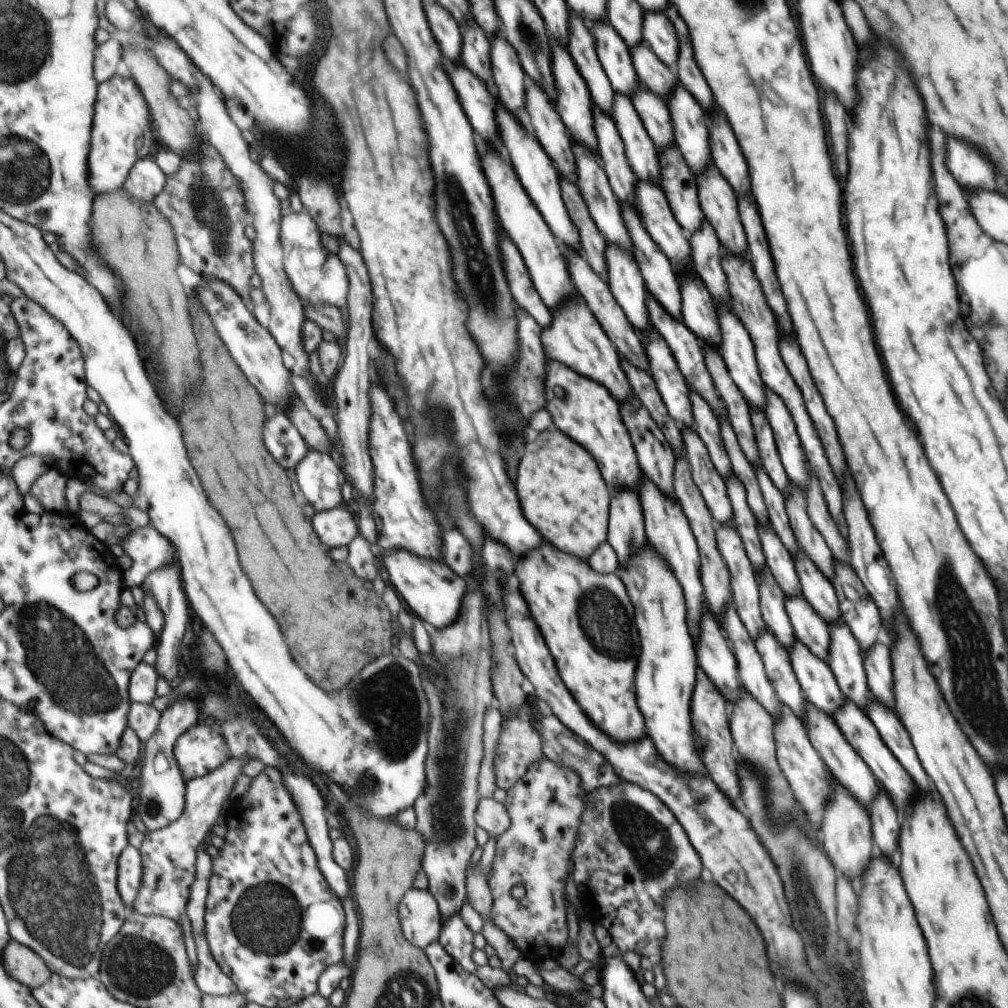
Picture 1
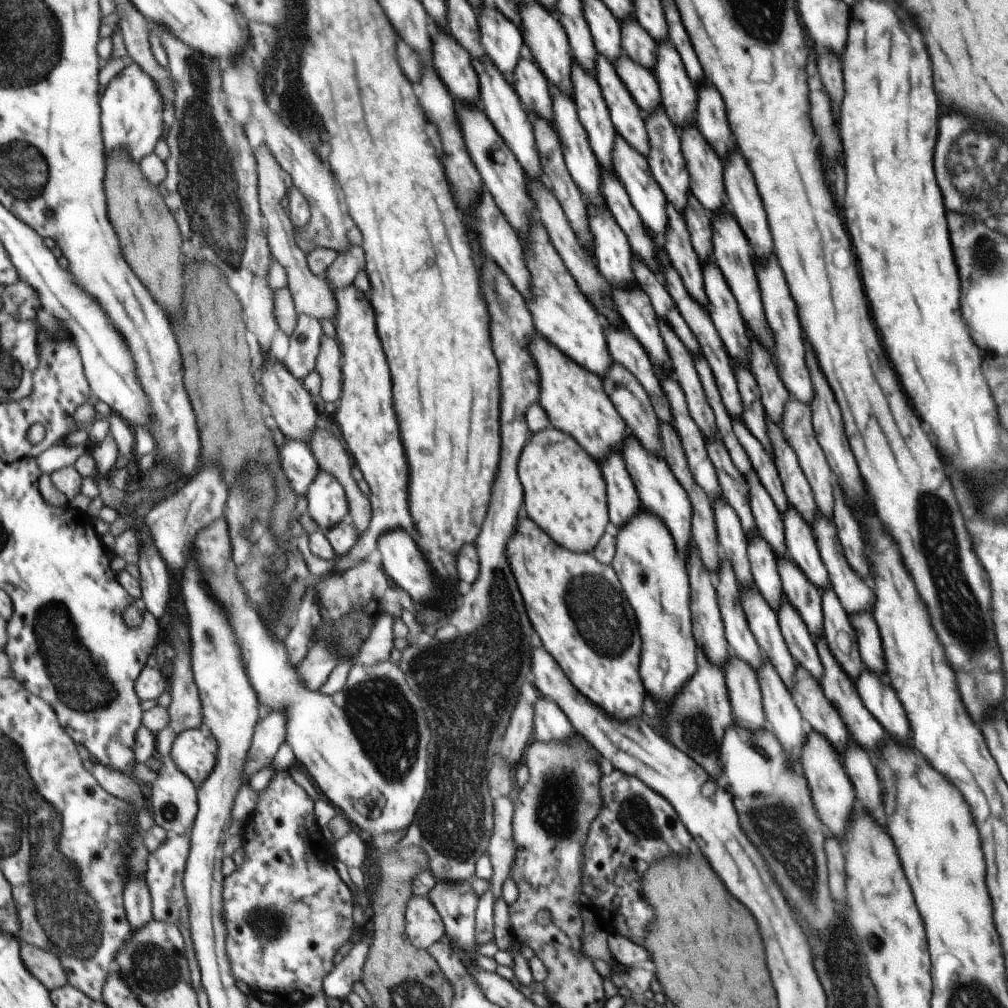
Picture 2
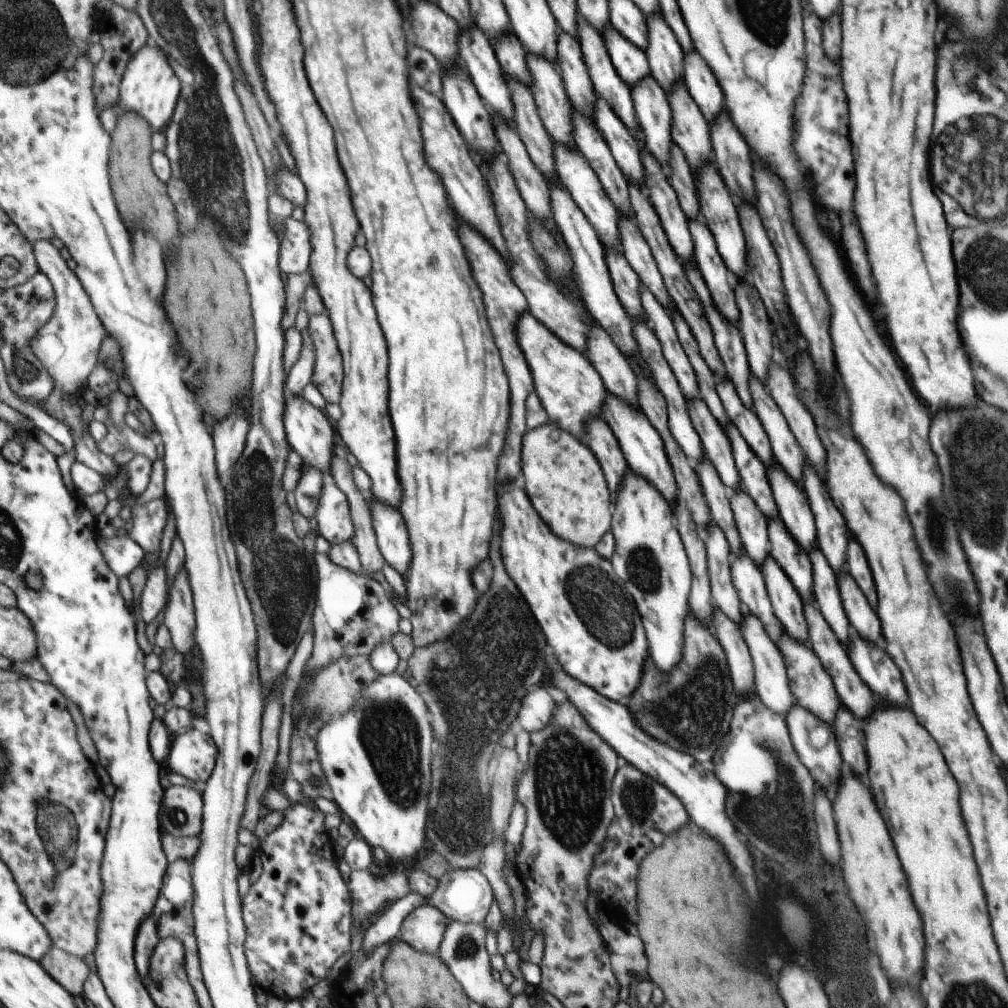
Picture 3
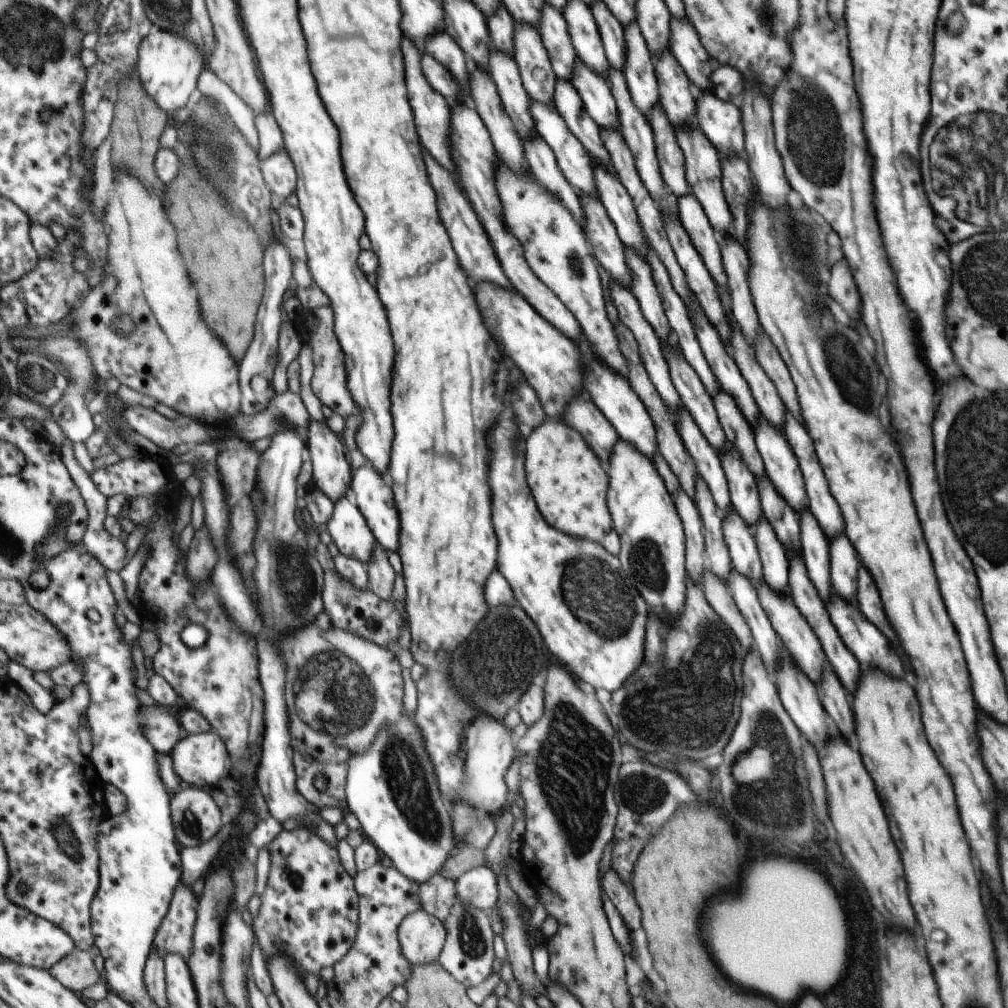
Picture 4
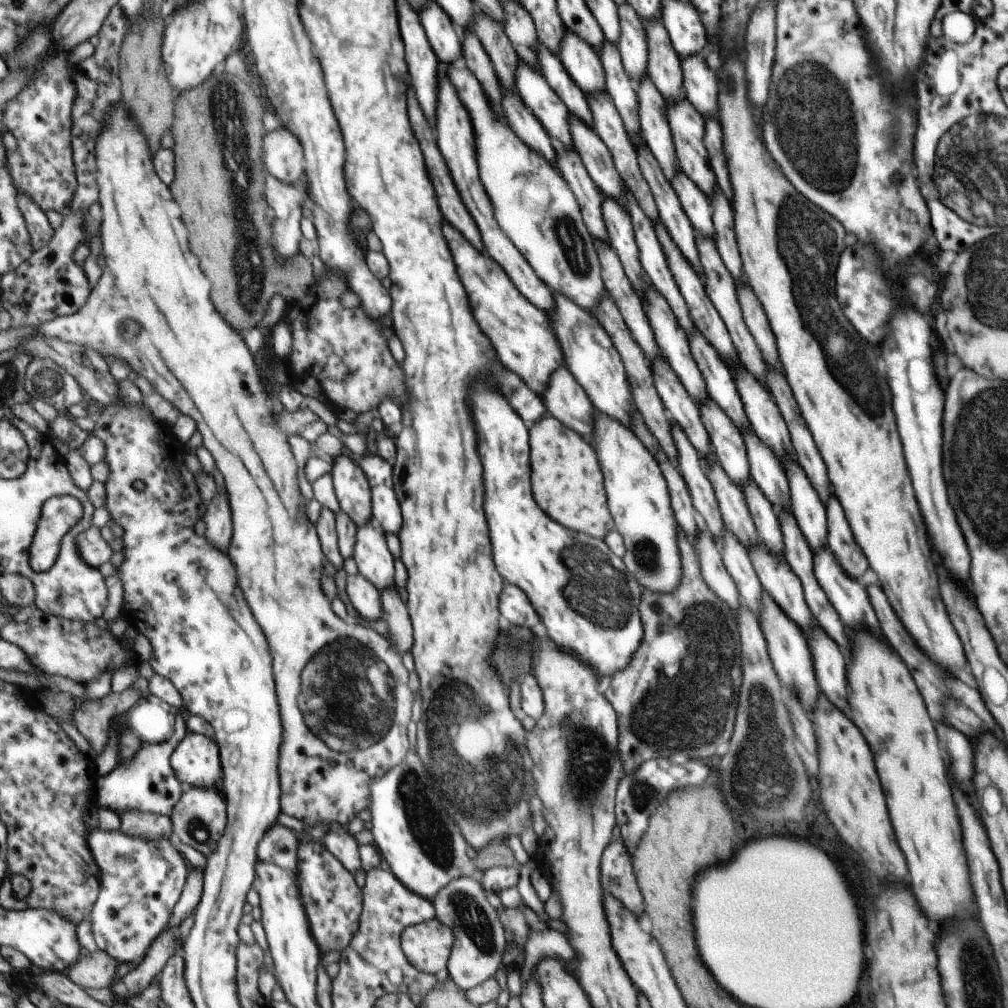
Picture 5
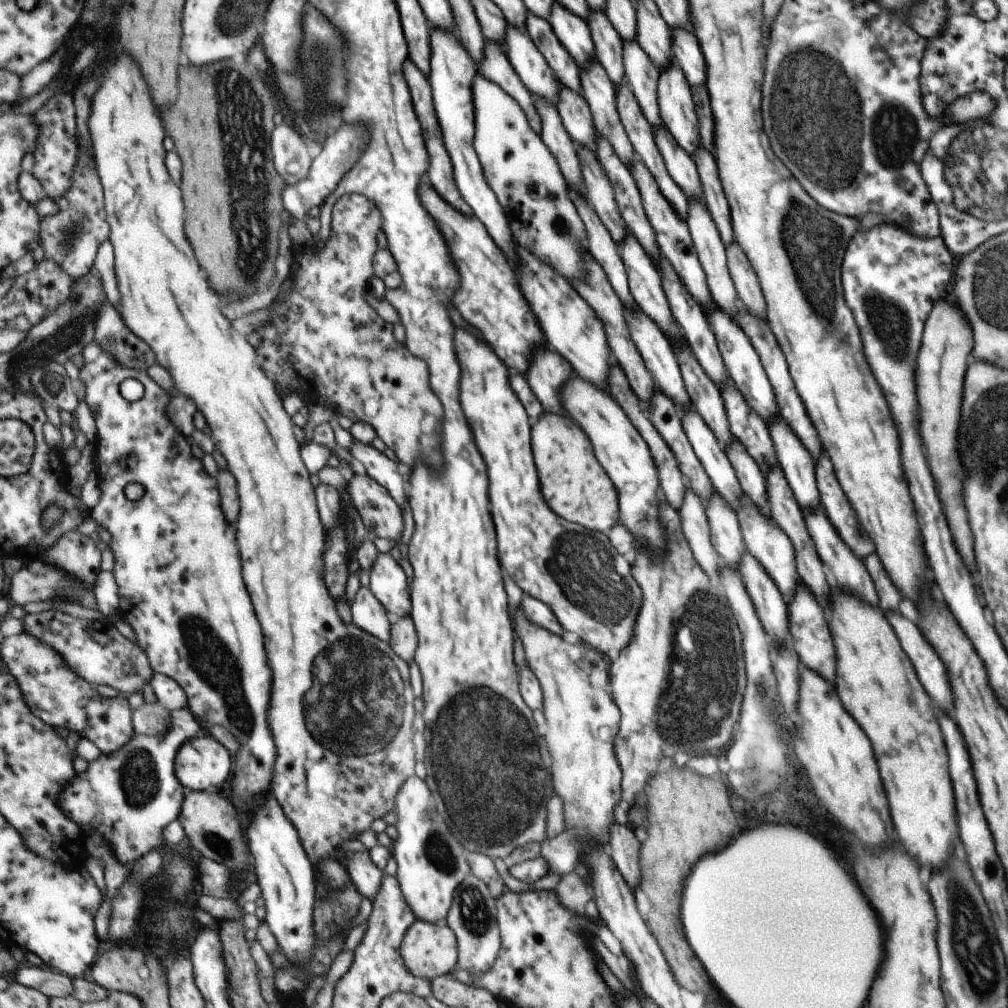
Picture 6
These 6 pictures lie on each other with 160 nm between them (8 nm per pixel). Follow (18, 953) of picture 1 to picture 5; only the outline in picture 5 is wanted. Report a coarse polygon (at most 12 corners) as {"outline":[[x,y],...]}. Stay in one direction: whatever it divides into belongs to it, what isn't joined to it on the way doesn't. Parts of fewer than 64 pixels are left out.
{"outline":[[98,948],[67,974],[83,988],[112,988],[119,964]]}

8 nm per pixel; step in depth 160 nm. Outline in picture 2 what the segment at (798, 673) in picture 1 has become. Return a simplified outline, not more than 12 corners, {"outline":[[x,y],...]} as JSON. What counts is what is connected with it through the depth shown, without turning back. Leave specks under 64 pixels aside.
{"outline":[[785,600],[776,617],[789,654],[819,682],[813,636]]}

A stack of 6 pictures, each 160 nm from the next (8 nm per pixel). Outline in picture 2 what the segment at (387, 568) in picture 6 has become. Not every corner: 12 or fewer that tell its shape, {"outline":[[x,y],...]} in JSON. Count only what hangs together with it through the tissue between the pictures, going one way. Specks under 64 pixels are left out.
{"outline":[[320,468],[308,514],[327,533],[349,520],[345,487]]}

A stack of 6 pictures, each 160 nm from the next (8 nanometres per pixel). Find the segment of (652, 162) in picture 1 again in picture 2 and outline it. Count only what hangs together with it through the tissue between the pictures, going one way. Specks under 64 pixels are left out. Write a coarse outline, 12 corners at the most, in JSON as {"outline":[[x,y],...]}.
{"outline":[[596,53],[594,79],[621,138],[646,157],[648,133],[615,67]]}

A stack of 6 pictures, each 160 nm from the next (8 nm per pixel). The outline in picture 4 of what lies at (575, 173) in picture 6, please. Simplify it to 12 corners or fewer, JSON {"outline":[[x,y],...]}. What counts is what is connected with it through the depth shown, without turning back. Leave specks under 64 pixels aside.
{"outline":[[578,194],[591,254],[629,286],[624,248],[599,197]]}

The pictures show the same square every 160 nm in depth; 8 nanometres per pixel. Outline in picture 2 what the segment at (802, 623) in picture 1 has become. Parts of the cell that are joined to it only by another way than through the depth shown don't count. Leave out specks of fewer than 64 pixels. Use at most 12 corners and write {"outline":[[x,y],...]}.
{"outline":[[776,556],[785,600],[813,639],[823,632],[821,590]]}

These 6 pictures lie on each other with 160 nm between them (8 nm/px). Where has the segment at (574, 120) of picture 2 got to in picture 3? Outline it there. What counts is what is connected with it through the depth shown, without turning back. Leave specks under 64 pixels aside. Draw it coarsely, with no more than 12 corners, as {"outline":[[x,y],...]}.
{"outline":[[526,52],[528,89],[553,143],[572,142],[571,104],[561,77]]}

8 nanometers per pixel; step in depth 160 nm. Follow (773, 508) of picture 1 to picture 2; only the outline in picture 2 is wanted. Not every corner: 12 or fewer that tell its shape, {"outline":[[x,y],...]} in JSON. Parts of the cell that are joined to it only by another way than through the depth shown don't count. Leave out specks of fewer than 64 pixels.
{"outline":[[731,418],[734,435],[777,512],[787,510],[772,455],[743,421]]}

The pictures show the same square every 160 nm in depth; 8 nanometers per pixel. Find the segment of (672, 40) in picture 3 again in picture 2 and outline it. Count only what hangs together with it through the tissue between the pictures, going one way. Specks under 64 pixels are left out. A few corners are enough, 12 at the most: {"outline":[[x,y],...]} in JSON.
{"outline":[[656,45],[652,75],[677,130],[693,123],[696,86],[679,53]]}

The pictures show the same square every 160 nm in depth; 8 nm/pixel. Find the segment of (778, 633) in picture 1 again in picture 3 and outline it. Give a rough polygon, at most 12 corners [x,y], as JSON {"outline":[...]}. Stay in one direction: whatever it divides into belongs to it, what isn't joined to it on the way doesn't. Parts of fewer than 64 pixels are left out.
{"outline":[[741,487],[729,491],[742,550],[760,567],[767,518]]}

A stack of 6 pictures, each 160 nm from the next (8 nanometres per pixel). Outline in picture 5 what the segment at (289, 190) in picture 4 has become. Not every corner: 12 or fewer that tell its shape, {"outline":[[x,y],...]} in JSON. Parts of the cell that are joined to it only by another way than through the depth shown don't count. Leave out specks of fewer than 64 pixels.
{"outline":[[285,126],[265,134],[268,172],[289,184],[305,176],[298,136]]}

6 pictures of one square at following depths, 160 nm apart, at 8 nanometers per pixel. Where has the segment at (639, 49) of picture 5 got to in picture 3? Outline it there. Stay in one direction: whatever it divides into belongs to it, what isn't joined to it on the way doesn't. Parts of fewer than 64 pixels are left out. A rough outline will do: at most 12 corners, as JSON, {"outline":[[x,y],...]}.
{"outline":[[650,74],[631,86],[645,146],[663,167],[671,104]]}

